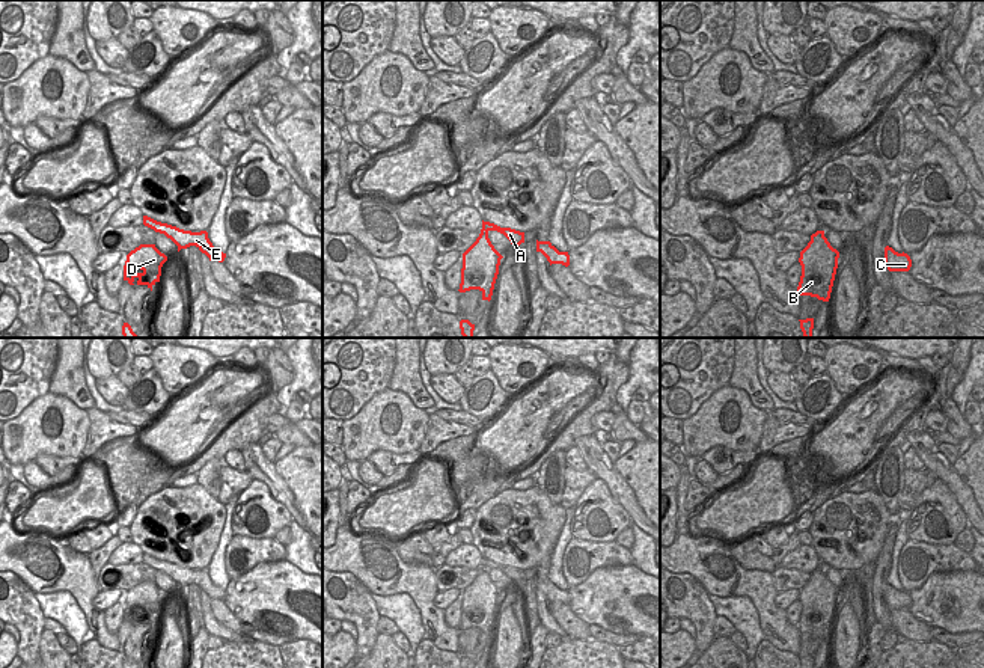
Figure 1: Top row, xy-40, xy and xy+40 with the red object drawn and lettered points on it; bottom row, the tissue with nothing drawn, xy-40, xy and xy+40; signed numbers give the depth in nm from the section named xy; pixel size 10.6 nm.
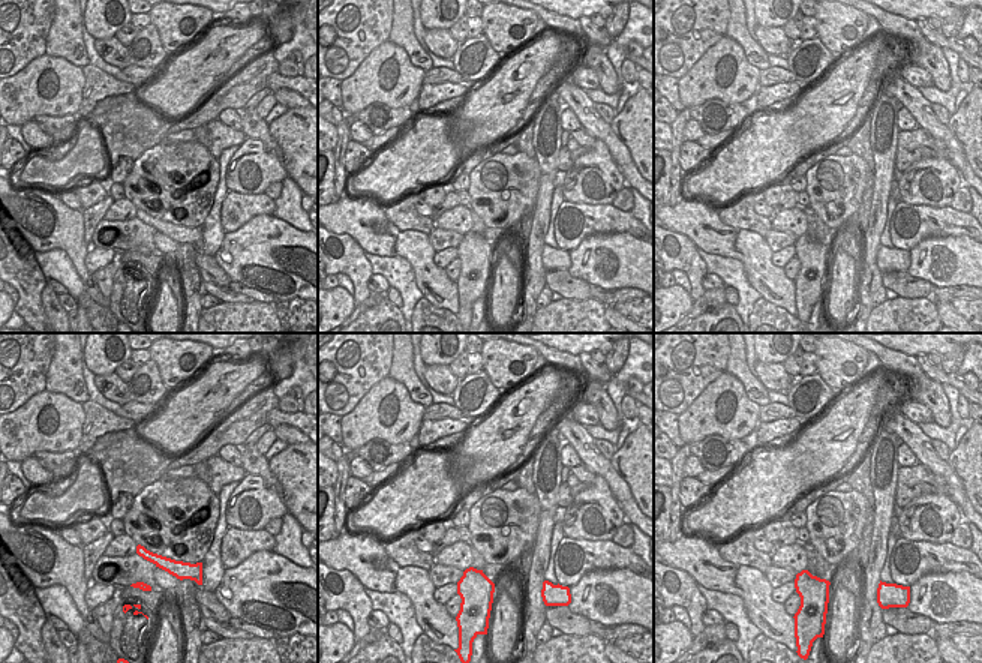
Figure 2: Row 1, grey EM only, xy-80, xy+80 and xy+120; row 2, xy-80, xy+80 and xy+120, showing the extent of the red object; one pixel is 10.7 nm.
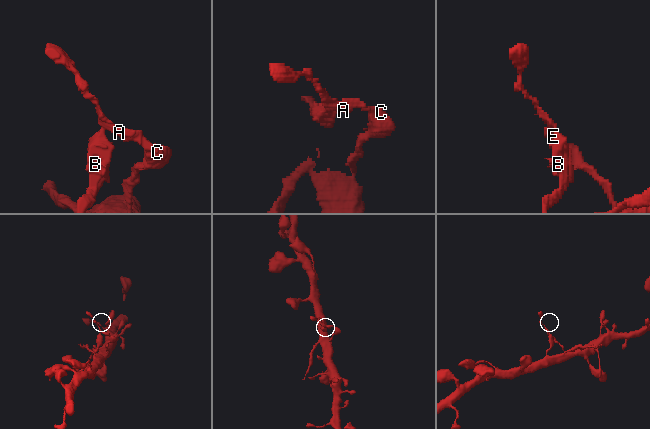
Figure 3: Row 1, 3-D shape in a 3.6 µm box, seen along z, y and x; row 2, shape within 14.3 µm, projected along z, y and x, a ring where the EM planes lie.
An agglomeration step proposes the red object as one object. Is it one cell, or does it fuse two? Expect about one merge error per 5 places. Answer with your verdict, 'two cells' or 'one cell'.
one cell

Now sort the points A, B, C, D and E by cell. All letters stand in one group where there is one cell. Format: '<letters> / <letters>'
A B C D E

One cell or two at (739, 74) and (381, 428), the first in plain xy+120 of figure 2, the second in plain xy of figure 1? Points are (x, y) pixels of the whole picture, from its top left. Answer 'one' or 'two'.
one

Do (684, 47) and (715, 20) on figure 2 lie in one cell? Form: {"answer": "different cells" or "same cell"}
{"answer": "same cell"}

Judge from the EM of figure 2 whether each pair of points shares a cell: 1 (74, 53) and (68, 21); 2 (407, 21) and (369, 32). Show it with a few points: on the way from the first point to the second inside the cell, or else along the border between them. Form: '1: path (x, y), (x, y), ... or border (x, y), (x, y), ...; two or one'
1: path (69, 45), (68, 29); one
2: border (393, 15), (387, 39); two

